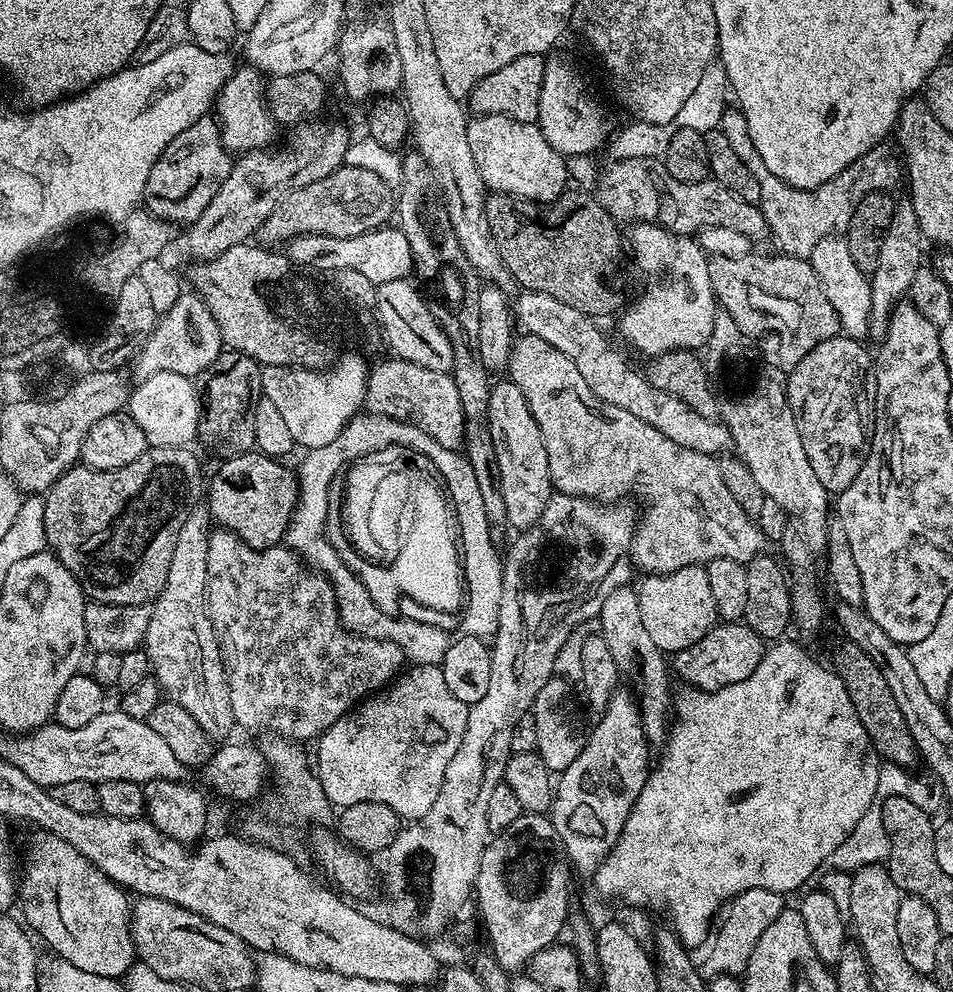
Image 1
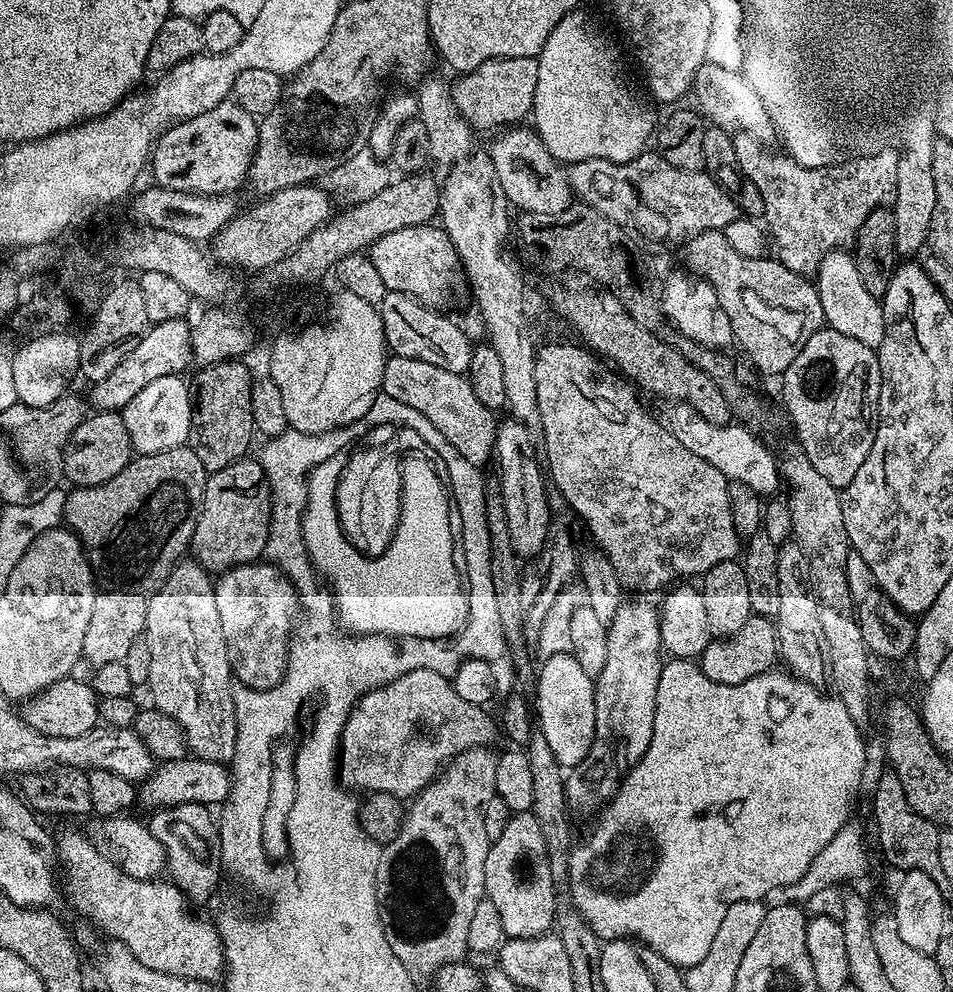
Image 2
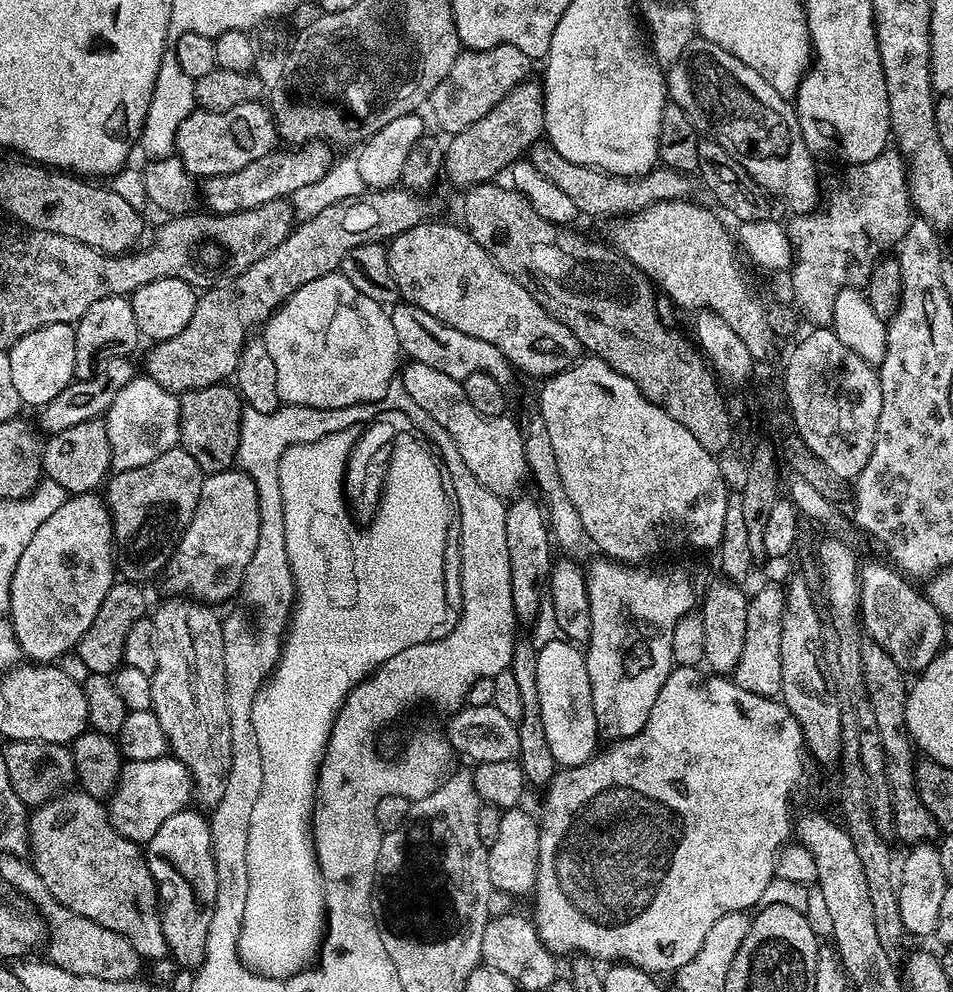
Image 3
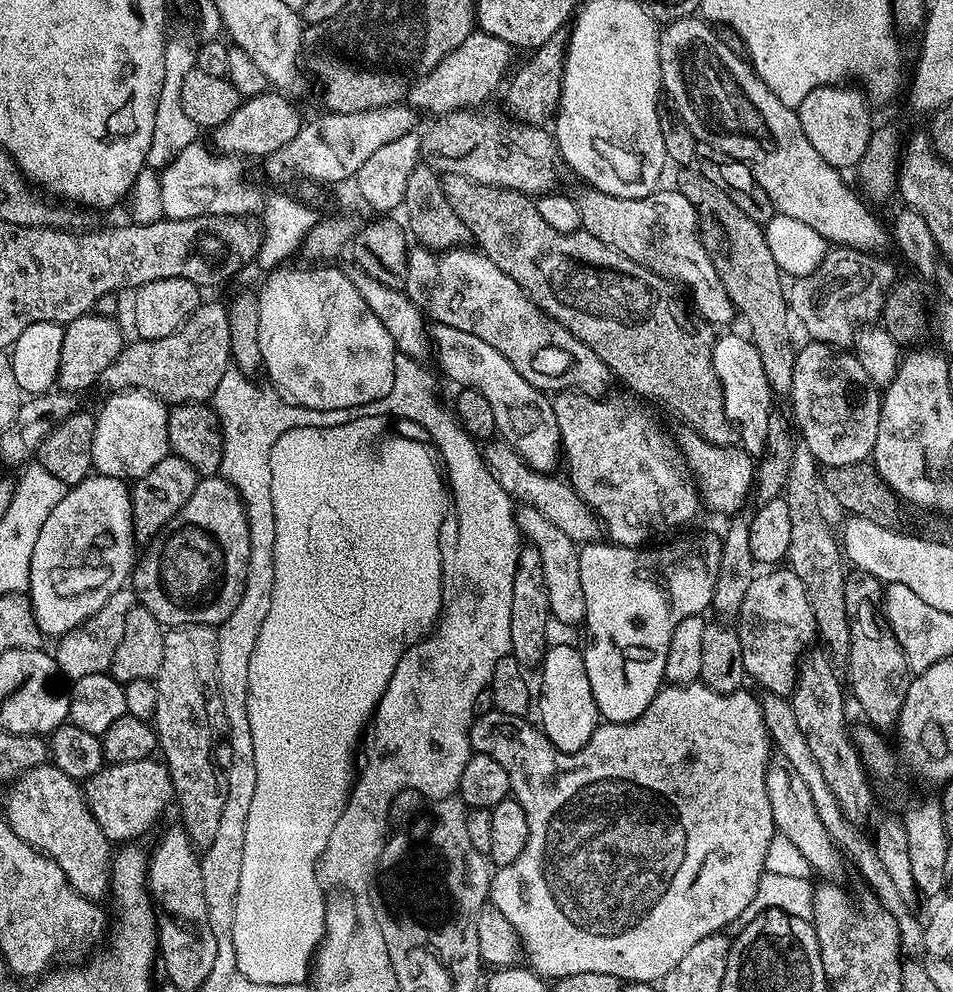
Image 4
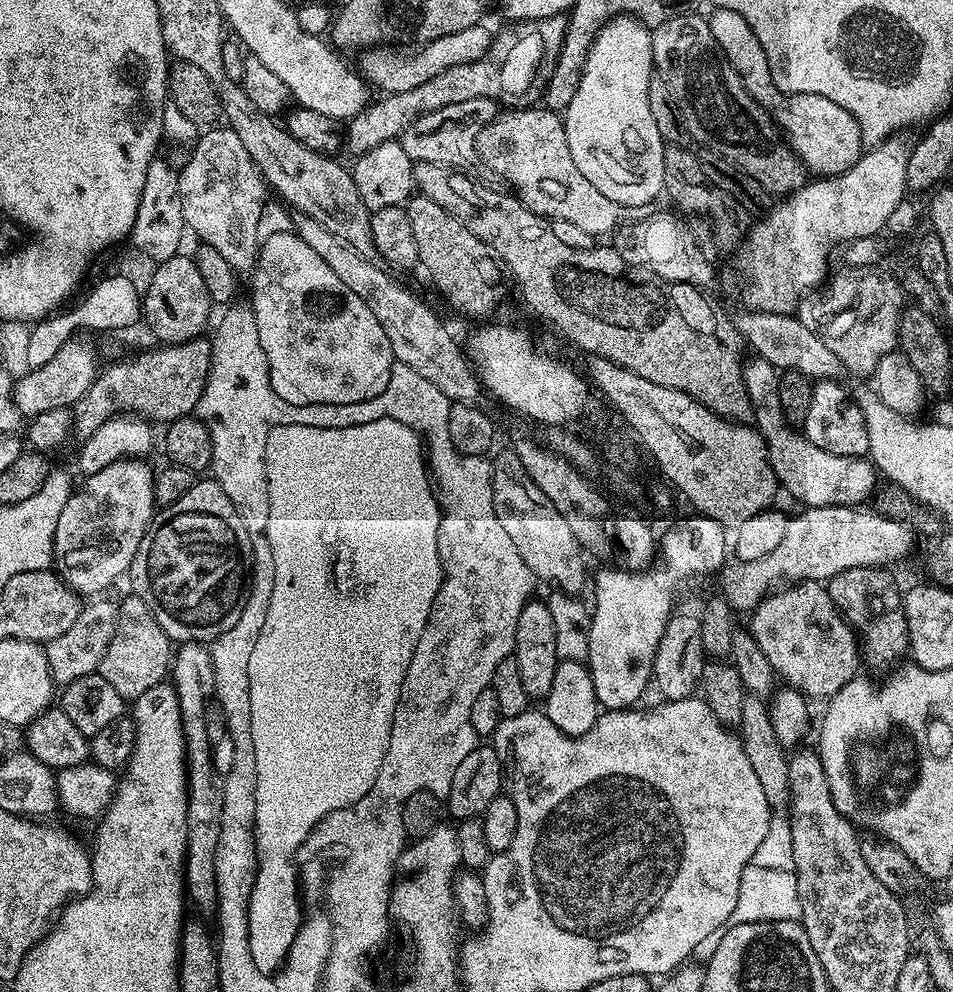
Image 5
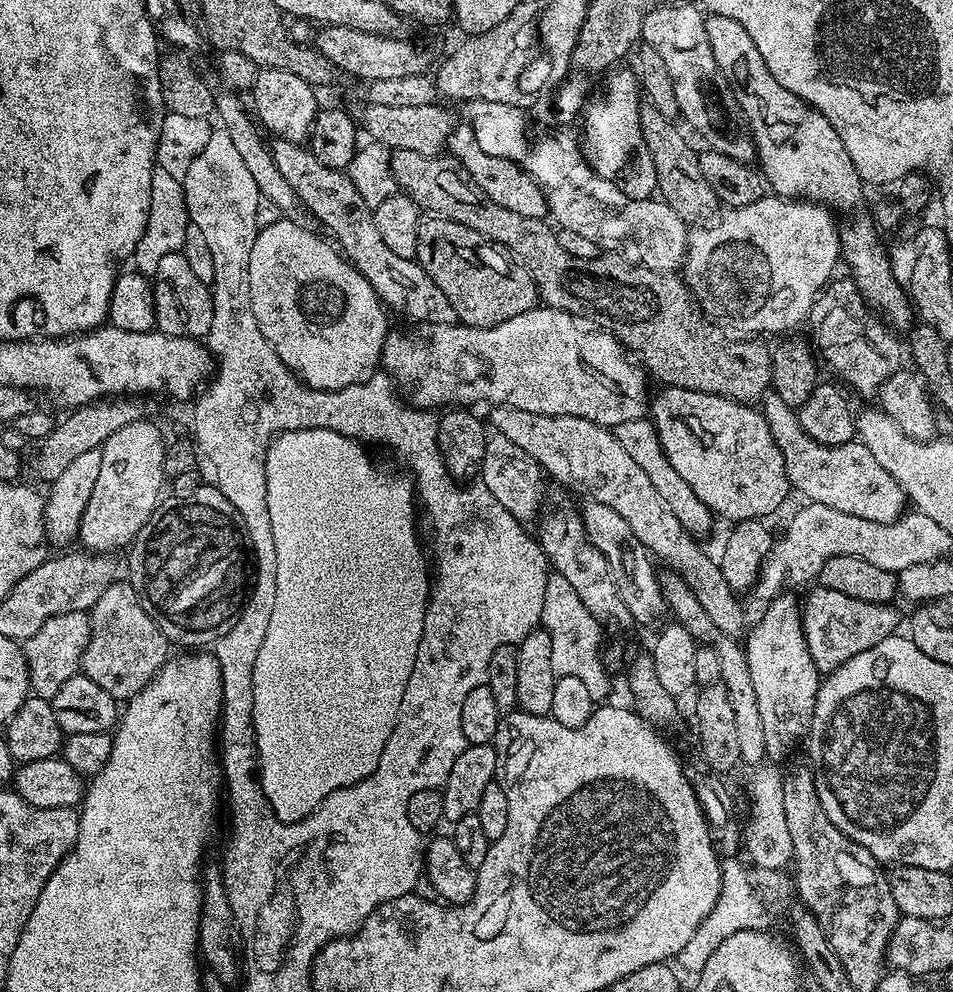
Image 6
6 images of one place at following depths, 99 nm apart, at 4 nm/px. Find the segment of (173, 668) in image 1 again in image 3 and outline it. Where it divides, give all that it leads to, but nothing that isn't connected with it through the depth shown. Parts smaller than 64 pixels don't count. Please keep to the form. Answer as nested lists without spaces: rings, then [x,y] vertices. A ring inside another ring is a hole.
[[[168,598],[150,616],[154,622],[154,634],[158,638],[158,666],[150,673],[150,711],[162,725],[162,734],[166,734],[171,755],[190,770],[195,803],[204,810],[211,810],[218,802],[222,802],[232,765],[232,727],[228,709],[228,683],[224,673],[224,625],[221,617],[216,617],[216,612],[215,607],[201,604],[199,600]]]

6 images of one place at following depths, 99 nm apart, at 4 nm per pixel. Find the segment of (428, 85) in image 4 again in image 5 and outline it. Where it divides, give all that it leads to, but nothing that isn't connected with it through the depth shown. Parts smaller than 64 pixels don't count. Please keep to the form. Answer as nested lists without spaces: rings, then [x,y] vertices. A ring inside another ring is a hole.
[[[481,22],[474,26],[466,26],[466,30],[458,30],[458,34],[446,34],[442,38],[434,38],[434,42],[423,45],[419,50],[397,50],[392,46],[374,46],[363,49],[359,53],[360,66],[364,80],[373,89],[381,88],[381,93],[405,92],[414,90],[414,86],[422,86],[422,82],[430,82],[442,70],[450,70],[450,66],[462,66],[480,60],[492,45],[493,29]]]

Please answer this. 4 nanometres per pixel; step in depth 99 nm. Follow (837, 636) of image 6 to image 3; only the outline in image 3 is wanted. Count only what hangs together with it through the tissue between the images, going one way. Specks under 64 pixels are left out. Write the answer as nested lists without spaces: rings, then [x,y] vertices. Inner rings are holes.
[[[760,588],[751,593],[746,610],[746,643],[742,646],[742,656],[738,658],[738,666],[734,673],[734,682],[742,686],[742,690],[750,690],[759,696],[775,697],[780,691],[782,682],[782,614],[784,613],[784,588]]]

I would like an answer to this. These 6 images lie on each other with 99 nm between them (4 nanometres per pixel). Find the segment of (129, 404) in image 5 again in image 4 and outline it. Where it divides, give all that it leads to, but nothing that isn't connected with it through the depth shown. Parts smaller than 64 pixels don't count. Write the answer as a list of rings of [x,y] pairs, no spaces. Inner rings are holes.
[[[216,300],[199,304],[188,321],[174,334],[166,334],[166,338],[133,341],[125,343],[118,358],[100,376],[99,383],[105,384],[107,391],[142,388],[169,406],[203,403],[211,399],[222,375],[233,363],[228,310]]]

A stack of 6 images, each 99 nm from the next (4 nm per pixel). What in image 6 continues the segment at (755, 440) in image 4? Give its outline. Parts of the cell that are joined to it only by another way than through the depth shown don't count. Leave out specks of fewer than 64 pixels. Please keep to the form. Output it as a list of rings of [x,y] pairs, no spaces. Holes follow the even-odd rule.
[[[774,390],[764,397],[762,411],[770,426],[770,434],[774,434],[774,442],[778,442],[778,450],[782,450],[789,485],[795,491],[797,488],[805,496],[805,501],[842,510],[842,514],[854,514],[854,518],[866,518],[866,522],[892,524],[905,515],[906,497],[902,486],[877,463],[859,439],[853,438],[838,446],[812,440],[800,425],[797,409],[786,406]]]

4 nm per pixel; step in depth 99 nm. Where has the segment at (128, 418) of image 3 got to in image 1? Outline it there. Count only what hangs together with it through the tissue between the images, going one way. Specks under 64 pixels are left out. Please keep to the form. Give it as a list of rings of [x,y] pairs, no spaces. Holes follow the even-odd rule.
[[[160,373],[137,383],[131,389],[126,411],[138,422],[138,427],[153,448],[187,448],[200,431],[202,396],[193,377]]]

